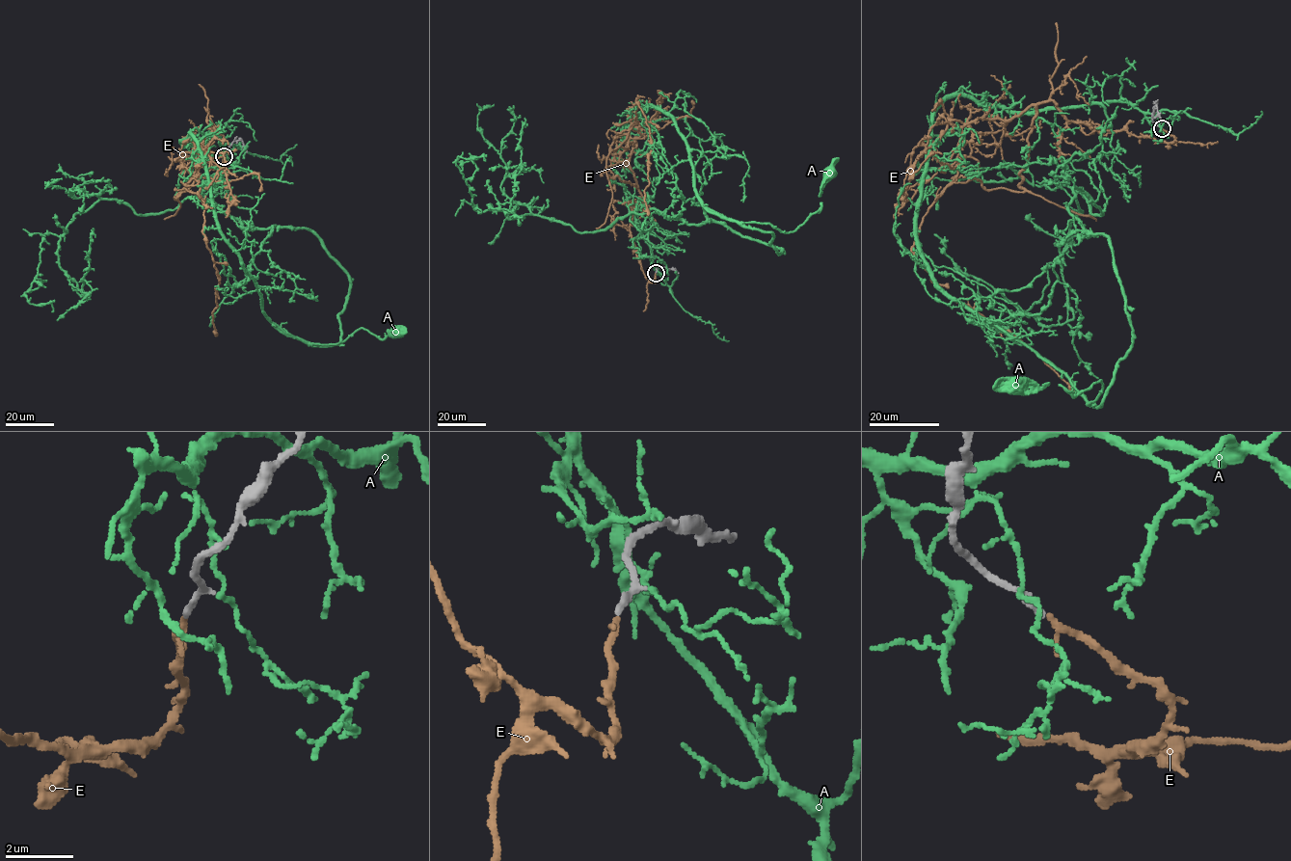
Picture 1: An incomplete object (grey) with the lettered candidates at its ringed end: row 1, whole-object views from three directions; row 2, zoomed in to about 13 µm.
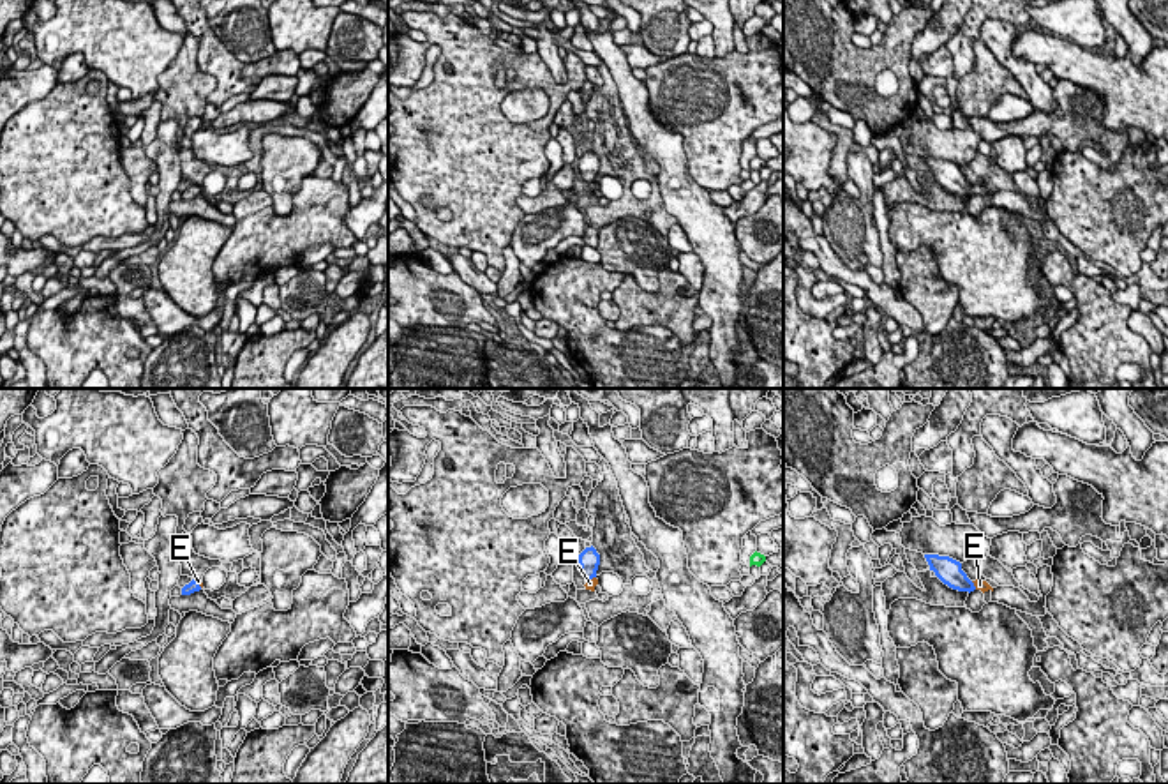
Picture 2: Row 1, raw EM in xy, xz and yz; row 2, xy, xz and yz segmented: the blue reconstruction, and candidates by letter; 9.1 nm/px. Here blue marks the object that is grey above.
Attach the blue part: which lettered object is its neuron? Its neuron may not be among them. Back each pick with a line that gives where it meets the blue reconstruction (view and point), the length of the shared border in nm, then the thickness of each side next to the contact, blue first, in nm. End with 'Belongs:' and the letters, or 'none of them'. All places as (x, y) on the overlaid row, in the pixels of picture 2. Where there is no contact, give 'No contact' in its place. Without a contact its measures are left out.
E: Touches blue at xz (590, 578). Shared border 100 nm. Thickness 190 nm (blue) against 100 nm
Belongs: E

